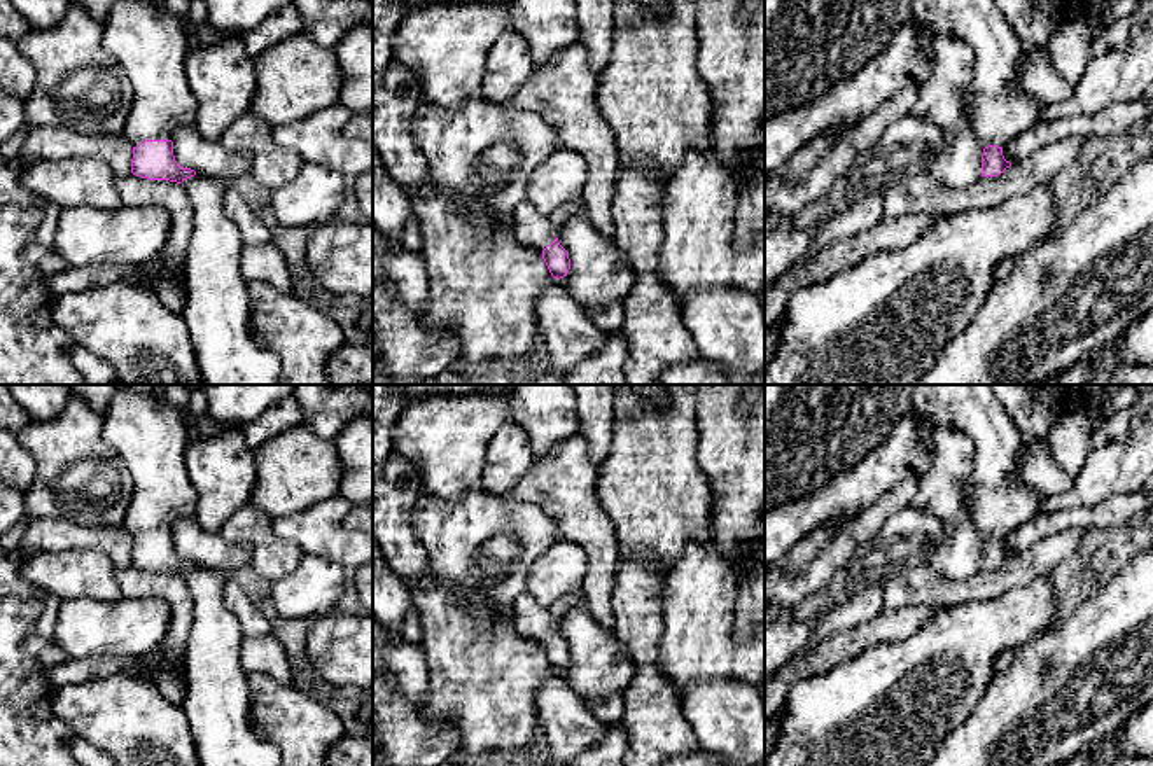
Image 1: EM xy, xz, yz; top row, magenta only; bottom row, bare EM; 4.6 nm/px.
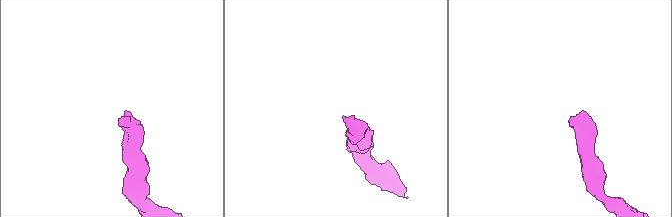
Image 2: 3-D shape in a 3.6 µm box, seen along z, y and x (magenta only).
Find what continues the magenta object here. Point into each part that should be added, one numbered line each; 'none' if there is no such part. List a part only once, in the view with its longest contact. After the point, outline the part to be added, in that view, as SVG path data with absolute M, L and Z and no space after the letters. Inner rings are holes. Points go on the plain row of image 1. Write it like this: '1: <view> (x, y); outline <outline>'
1: xy (147, 434); outline M119 385L103 414L103 441L131 476L133 495L121 526L133 539L145 532L171 532L178 519L194 516L198 493L184 462L191 434L185 428L184 413L164 395L157 397L152 390L140 393L131 385Z

